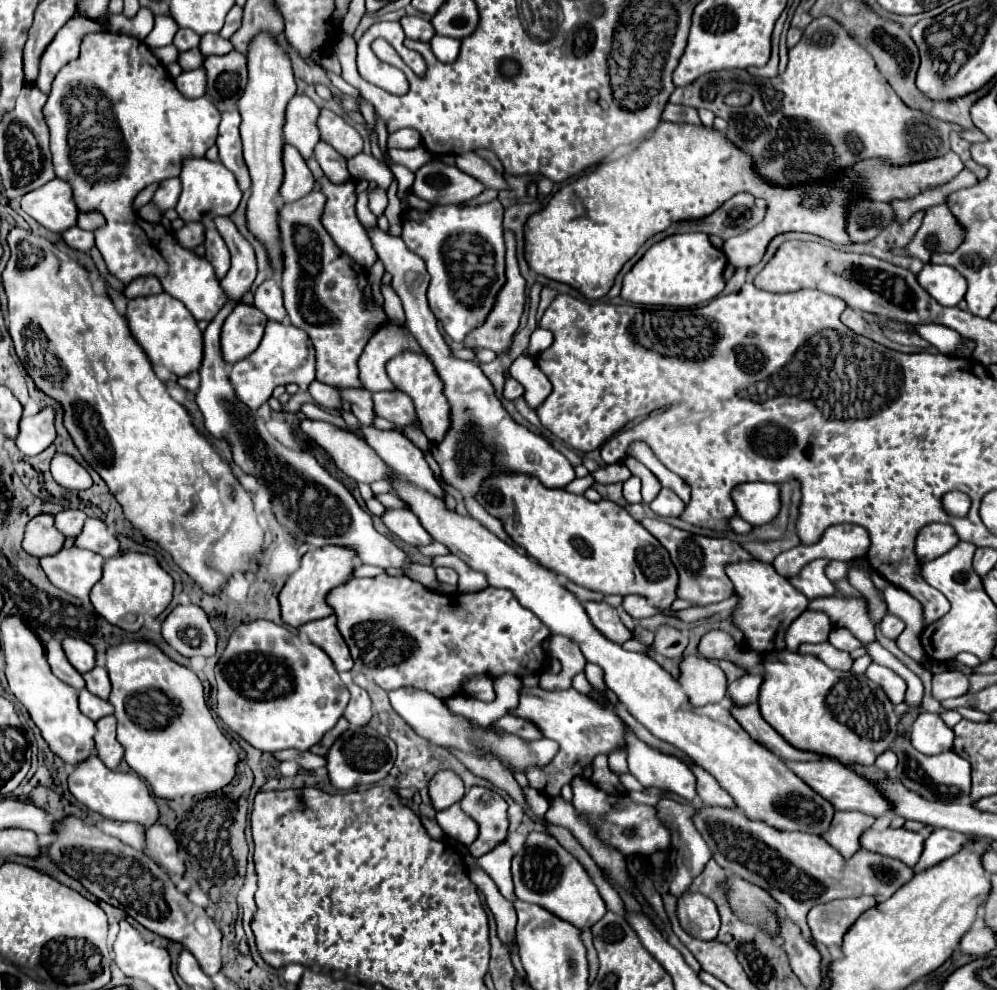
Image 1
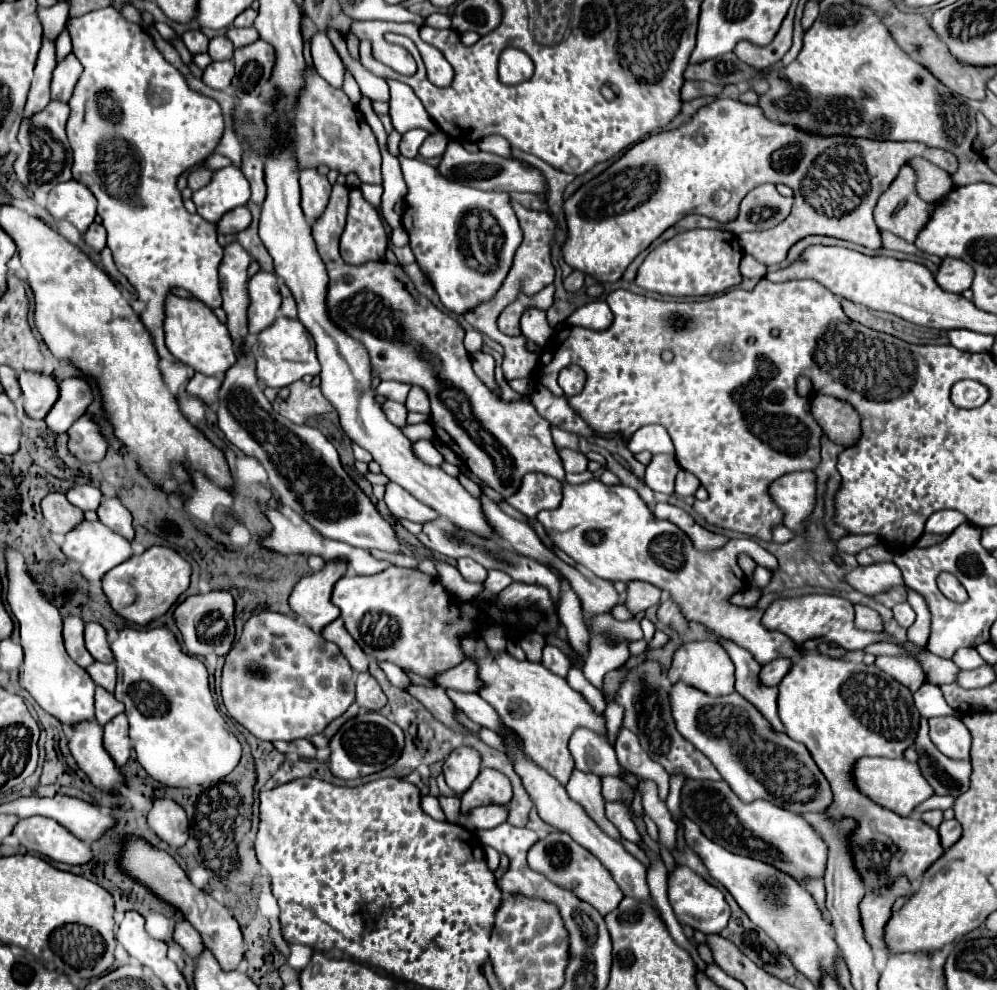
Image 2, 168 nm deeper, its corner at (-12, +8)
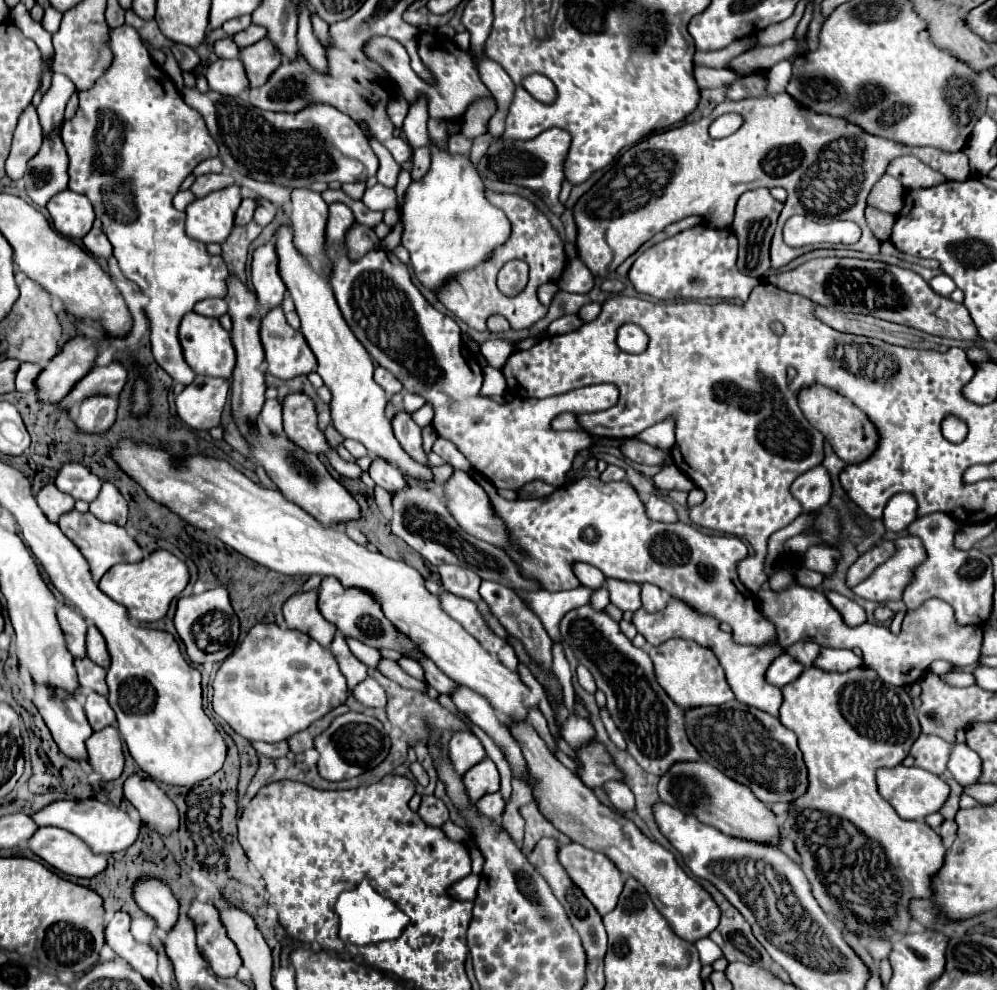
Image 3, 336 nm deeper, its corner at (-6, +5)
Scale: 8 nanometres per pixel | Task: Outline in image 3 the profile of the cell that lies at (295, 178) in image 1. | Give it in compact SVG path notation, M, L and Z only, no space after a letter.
M293 189L291 191L291 227L293 227L293 241L295 247L299 249L301 255L307 259L313 259L315 265L323 271L321 275L325 277L327 273L327 259L323 255L323 243L325 243L325 225L327 225L327 203L323 201L321 193L311 191L311 189Z

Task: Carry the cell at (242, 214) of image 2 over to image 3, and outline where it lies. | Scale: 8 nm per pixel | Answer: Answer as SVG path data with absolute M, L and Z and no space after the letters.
M243 199L237 213L235 213L235 227L247 225L253 219L253 211L255 211L255 201L253 199Z

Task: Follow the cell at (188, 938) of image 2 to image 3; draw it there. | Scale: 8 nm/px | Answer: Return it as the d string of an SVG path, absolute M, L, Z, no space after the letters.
M143 879L135 885L137 905L157 921L157 933L163 939L179 921L179 903L171 889L159 879Z

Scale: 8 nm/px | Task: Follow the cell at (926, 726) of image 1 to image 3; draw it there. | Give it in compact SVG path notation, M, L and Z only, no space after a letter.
M953 743L947 769L951 771L953 779L959 781L961 785L977 783L981 773L981 759L965 743Z

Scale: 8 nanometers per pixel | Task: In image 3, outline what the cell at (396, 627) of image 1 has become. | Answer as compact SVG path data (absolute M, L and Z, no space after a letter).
M325 577L321 581L321 587L319 587L319 611L345 637L357 639L357 641L361 641L361 643L365 643L369 647L395 649L401 655L409 655L413 651L421 653L419 645L415 645L405 633L399 633L399 629L395 629L395 625L391 625L391 621L387 621L387 617L381 611L381 605L365 589L359 589L359 587L345 589L343 585L339 585L339 581L335 577Z

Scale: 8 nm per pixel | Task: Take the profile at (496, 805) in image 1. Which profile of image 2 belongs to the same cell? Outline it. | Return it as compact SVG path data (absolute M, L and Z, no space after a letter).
M483 768L479 772L479 776L475 778L475 782L467 788L465 794L461 794L461 807L462 814L483 806L483 804L509 804L513 792L511 792L511 784L509 778L505 774L501 774L495 768Z

